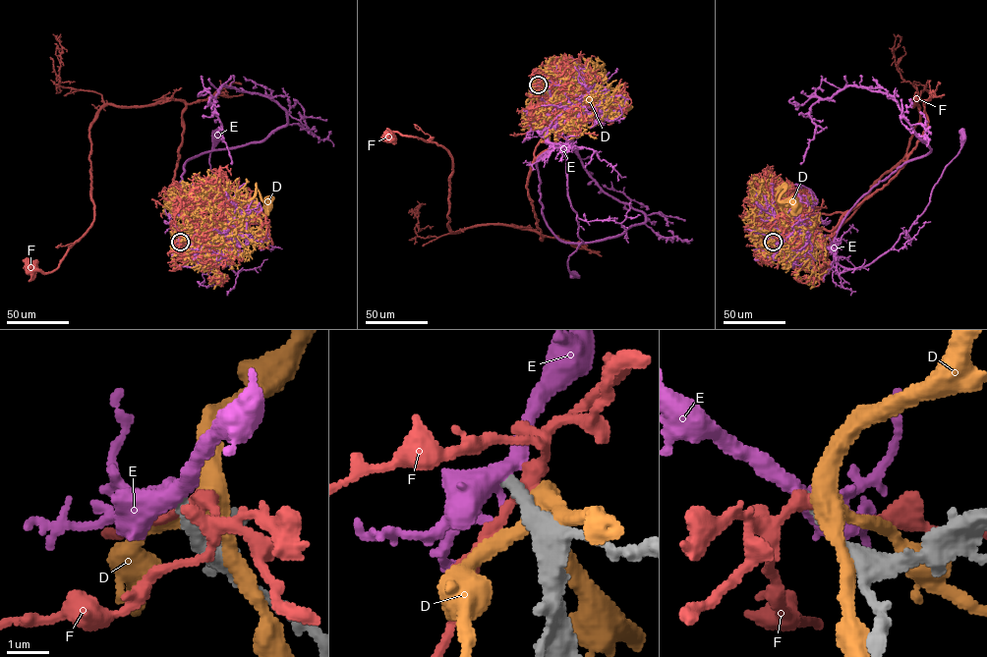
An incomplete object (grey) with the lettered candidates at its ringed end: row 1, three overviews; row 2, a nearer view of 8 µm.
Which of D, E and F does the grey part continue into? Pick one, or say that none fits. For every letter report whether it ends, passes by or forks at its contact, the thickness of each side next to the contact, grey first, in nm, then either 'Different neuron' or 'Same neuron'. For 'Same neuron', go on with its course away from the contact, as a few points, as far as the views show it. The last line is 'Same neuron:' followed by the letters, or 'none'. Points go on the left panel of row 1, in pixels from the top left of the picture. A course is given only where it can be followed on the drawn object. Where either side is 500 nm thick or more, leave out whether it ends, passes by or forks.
D: It forks there. Thickness 380 nm (grey) against 420 nm. Different neuron
E: It passes by. Thickness 300 nm (grey) against 480 nm. Different neuron
F: It passes by. Thickness 320 nm (grey) against 320 nm. Different neuron
Same neuron: none

